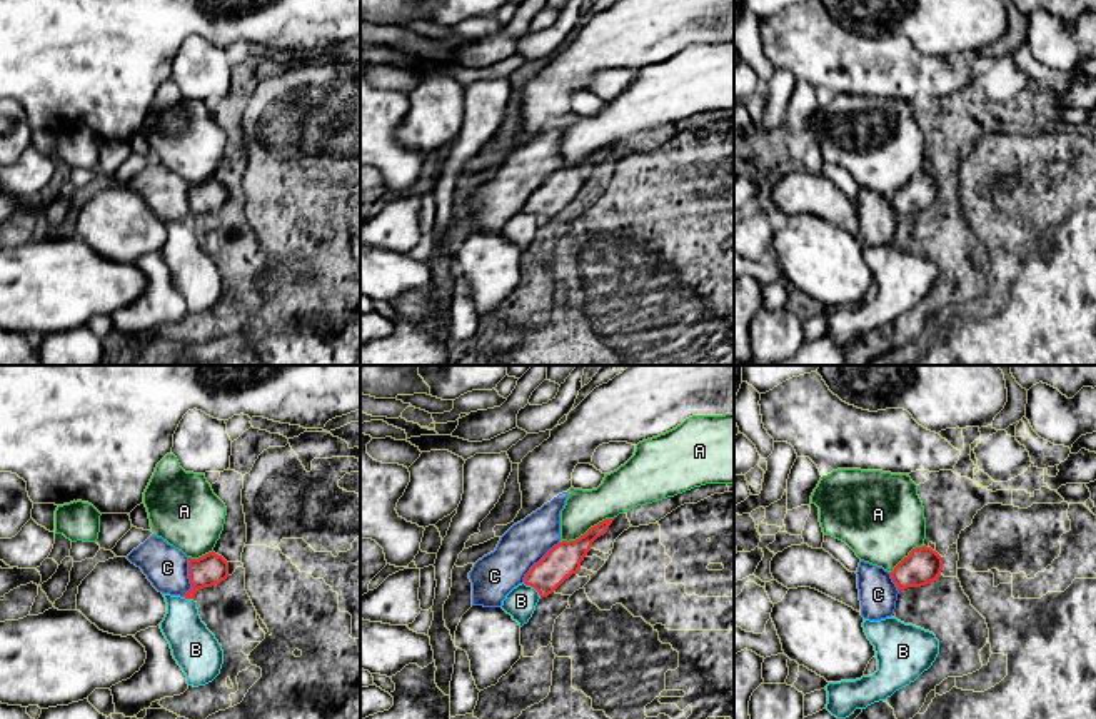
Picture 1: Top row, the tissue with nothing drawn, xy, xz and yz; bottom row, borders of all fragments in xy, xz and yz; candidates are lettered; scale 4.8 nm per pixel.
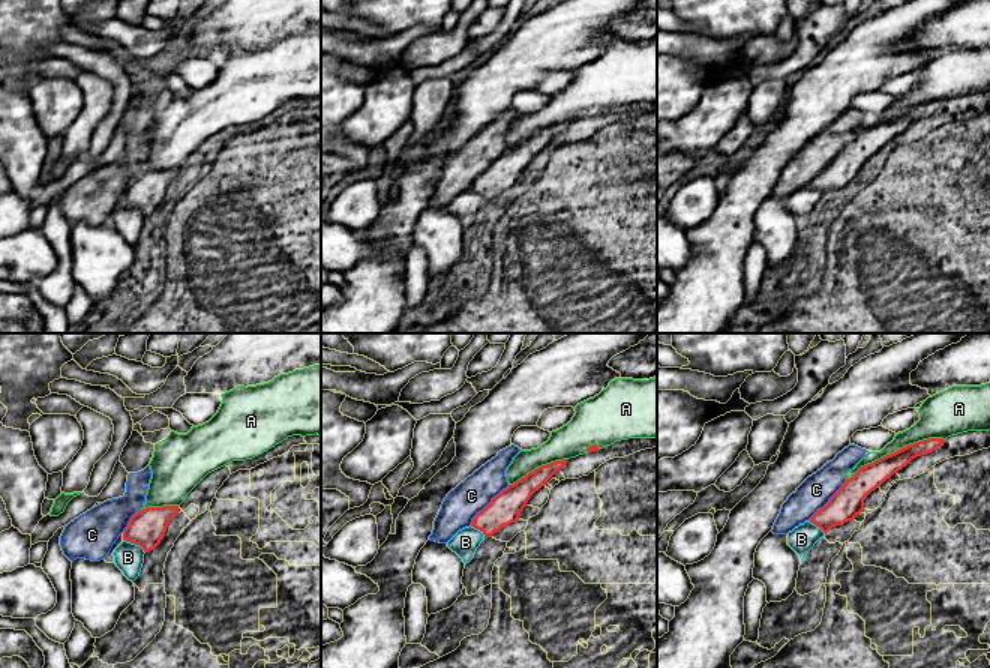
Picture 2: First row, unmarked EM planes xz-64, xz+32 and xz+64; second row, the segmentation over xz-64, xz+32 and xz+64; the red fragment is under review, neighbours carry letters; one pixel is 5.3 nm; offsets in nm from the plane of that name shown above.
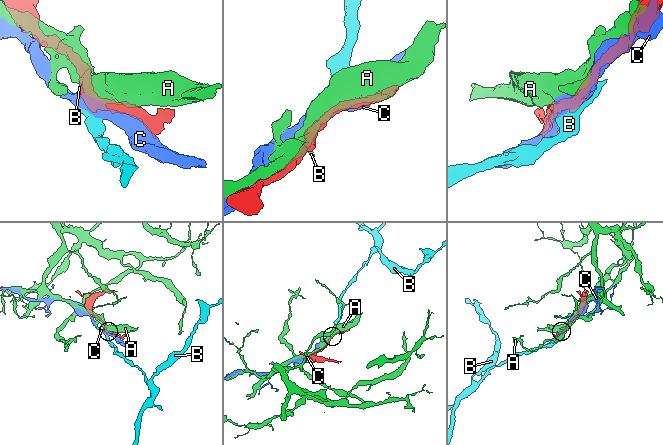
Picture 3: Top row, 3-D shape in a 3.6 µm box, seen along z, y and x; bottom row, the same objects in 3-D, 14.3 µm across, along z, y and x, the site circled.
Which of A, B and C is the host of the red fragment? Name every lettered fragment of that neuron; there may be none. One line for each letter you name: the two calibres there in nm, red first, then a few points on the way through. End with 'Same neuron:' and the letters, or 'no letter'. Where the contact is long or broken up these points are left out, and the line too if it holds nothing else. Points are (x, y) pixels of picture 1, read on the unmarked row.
C: Thickness 160 nm (red) against 220 nm
Same neuron: C

